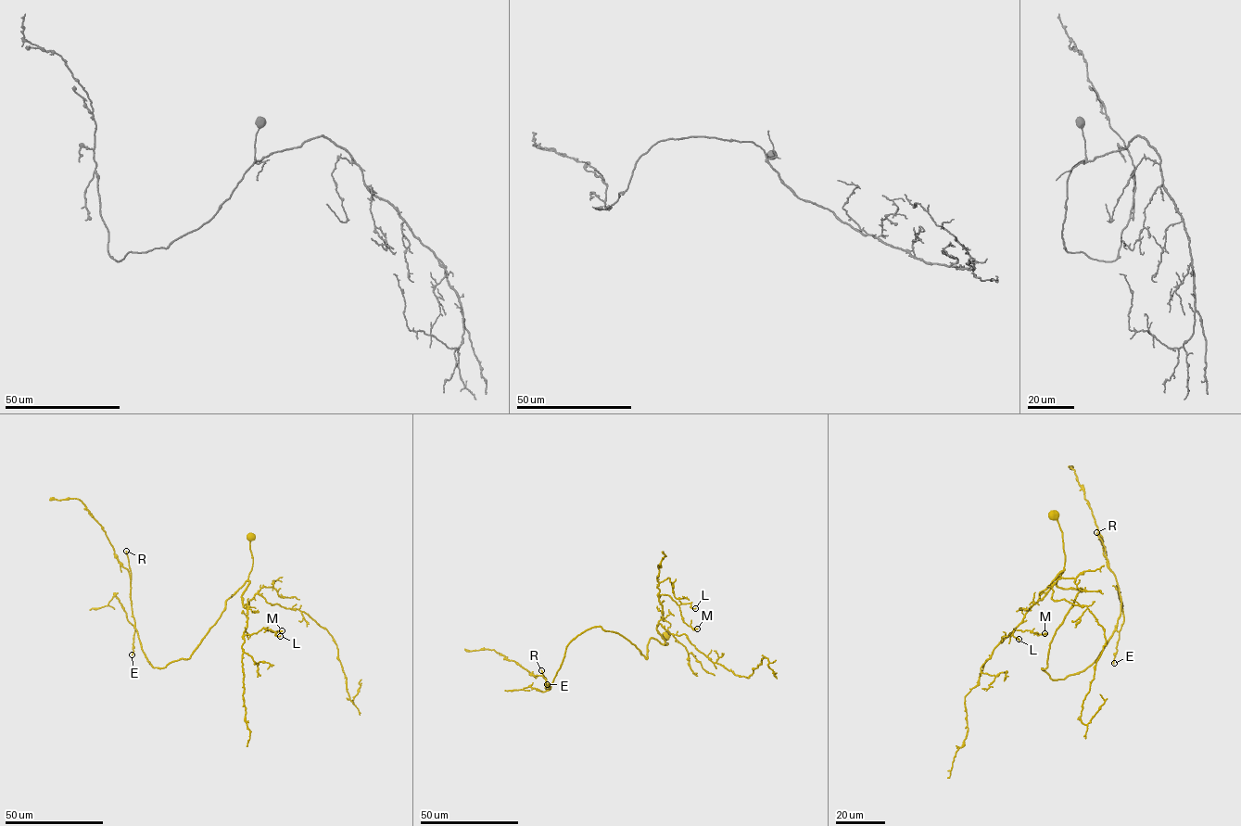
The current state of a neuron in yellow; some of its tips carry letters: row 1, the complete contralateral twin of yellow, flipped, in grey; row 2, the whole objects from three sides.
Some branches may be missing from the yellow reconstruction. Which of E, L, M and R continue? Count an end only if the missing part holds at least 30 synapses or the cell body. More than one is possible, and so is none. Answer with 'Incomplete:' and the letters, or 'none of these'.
Incomplete: none of these

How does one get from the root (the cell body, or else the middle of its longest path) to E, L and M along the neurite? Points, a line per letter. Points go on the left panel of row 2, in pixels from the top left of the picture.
E: (249, 537), (253, 563), (248, 579), (226, 601), (225, 609), (191, 656), (154, 667), (135, 629), (132, 654)
L: (249, 537), (253, 563), (249, 583), (242, 595), (247, 613), (244, 634), (265, 629), (280, 636)
M: (249, 537), (253, 563), (249, 583), (242, 595), (247, 613), (244, 634), (263, 629), (282, 630)

